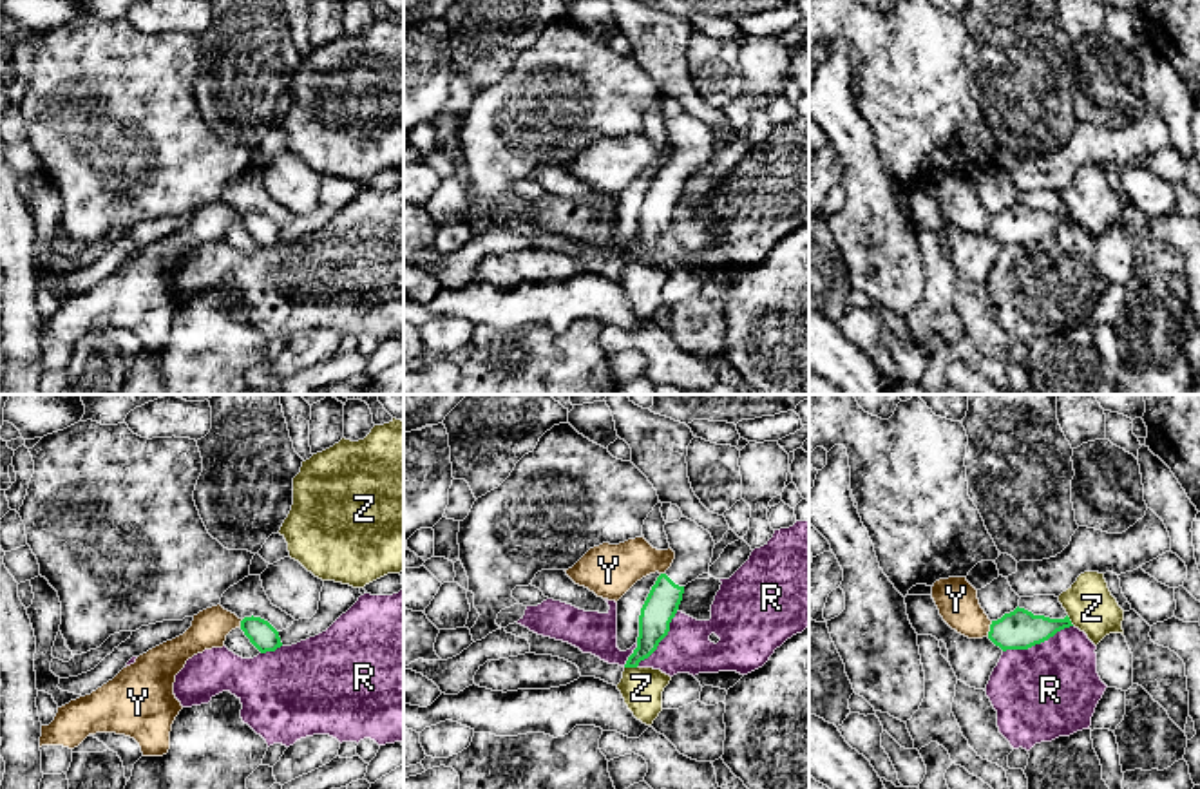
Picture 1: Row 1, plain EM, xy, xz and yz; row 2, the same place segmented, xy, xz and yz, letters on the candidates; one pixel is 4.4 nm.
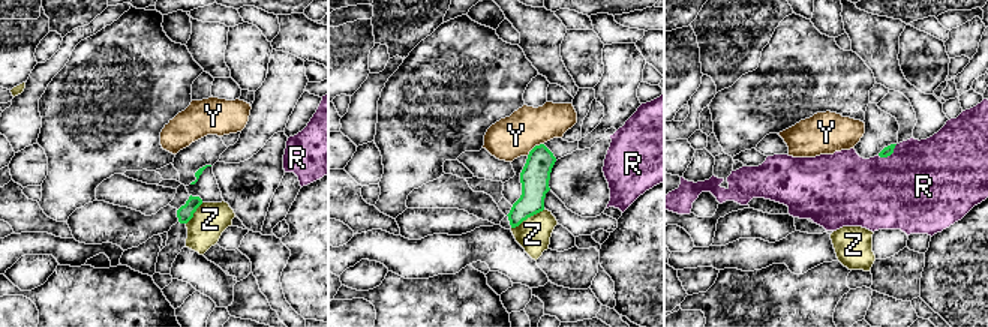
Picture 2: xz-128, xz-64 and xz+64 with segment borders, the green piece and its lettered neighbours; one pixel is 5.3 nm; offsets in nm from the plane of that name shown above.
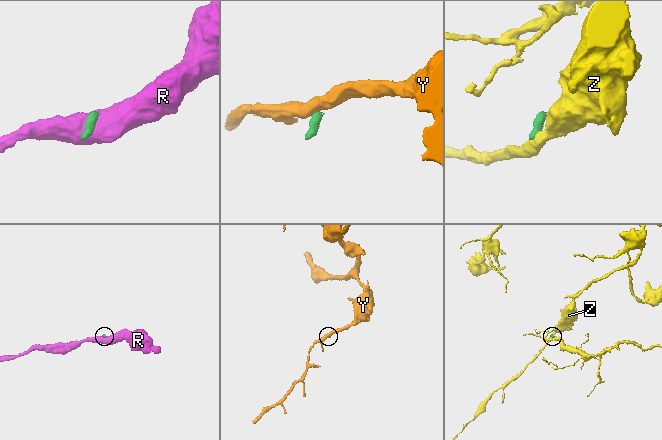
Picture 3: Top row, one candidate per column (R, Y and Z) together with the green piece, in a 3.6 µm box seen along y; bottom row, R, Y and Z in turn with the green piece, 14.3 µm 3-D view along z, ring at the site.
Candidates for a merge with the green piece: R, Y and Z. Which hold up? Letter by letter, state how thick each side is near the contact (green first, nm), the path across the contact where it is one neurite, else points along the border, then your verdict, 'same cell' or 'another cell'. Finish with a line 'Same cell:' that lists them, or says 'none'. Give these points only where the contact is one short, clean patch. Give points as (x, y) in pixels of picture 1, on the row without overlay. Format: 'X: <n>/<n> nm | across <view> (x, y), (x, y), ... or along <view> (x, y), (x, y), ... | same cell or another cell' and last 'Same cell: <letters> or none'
R: 180/420 nm | along yz (1072, 219), (1027, 243), (1007, 243), (1003, 247) | another cell
Y: 180/190 nm | along yz (992, 216), (987, 230) | another cell
Z: 140/190 nm | along xz (625, 261), (636, 263) | another cell
Same cell: none

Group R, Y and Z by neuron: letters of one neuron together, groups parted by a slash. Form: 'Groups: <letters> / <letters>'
Groups: R / Y / Z

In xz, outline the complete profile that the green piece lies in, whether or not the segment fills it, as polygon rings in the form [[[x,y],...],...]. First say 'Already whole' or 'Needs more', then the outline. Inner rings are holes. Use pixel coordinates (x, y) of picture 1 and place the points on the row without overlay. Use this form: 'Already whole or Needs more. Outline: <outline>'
Needs more. Outline: [[[688,112],[666,118],[670,143],[675,147],[671,161],[652,181],[639,210],[637,242],[624,262],[637,262],[668,230],[670,217],[682,195],[684,181],[710,166],[715,136],[708,125]]]

